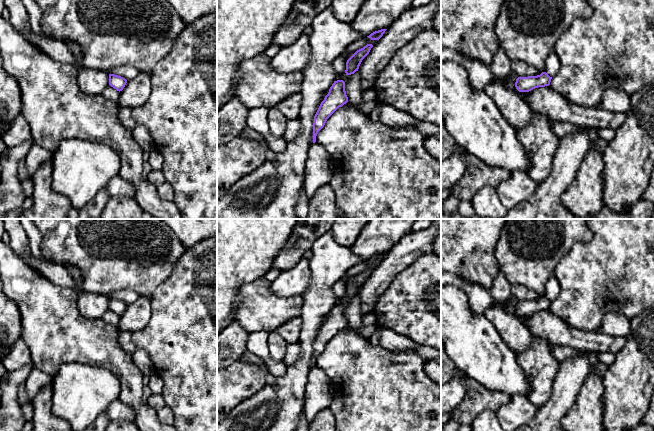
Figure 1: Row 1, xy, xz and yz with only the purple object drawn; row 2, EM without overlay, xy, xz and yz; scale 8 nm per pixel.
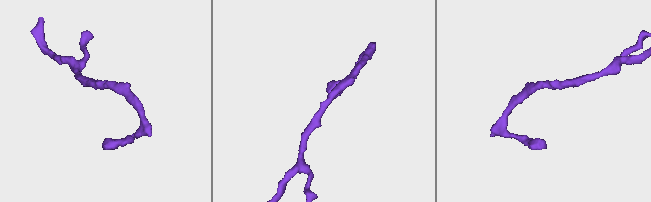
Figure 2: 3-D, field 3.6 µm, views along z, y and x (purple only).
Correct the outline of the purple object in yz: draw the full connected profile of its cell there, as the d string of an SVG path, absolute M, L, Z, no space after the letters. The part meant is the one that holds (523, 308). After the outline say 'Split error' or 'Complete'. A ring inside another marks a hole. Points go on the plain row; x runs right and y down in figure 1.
M542 296L537 300L518 301L515 306L515 311L519 316L529 316L538 311L549 310L552 301L546 296Z. Complete

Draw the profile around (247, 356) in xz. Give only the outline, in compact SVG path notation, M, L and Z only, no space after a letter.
M247 350L243 353L241 360L251 362L251 363L255 363L255 364L263 363L263 360L260 357L254 355L253 353L251 353Z

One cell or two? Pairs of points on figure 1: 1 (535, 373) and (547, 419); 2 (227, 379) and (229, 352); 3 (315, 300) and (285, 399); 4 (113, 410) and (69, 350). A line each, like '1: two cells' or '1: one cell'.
1: two cells
2: two cells
3: one cell
4: two cells

